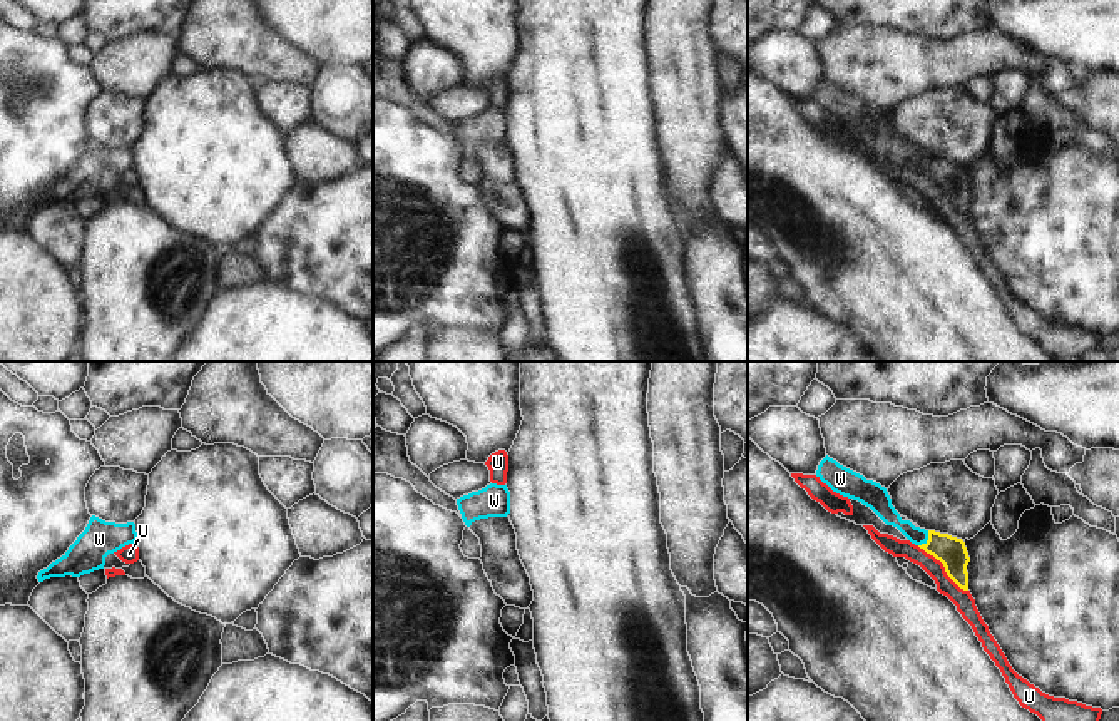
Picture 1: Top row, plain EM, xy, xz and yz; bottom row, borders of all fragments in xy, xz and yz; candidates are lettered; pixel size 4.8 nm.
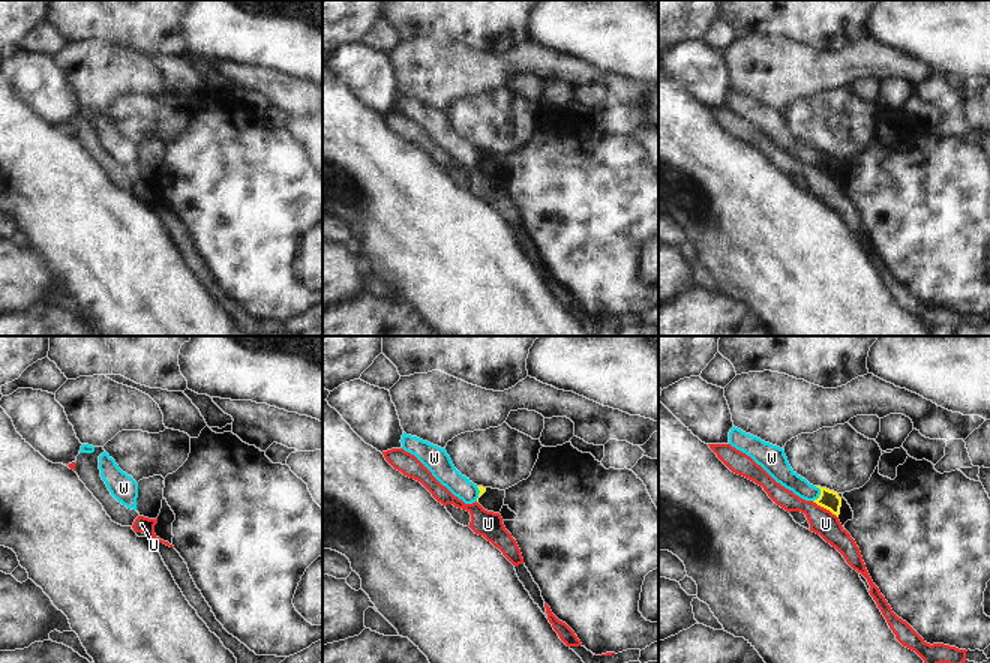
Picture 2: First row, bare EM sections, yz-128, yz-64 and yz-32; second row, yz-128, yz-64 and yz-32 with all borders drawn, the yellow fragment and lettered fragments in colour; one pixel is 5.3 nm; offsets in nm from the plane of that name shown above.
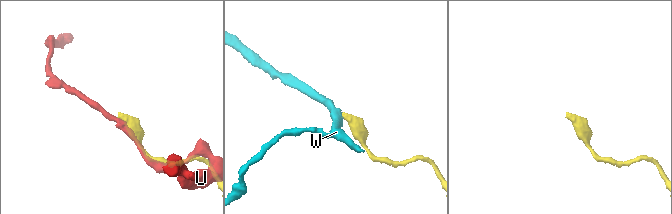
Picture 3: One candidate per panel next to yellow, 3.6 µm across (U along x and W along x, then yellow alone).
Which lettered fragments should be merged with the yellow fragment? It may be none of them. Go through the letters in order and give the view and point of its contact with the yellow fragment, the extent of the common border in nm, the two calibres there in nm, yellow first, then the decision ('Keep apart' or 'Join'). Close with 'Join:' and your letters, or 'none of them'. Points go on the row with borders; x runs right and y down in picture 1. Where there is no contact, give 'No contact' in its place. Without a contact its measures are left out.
U: Touches yellow at yz (944, 566). Shared border 340 nm. Thickness 140 nm (yellow) against 100 nm. Keep apart
W: Touches yellow at yz (929, 539). Shared border 90 nm. Thickness 140 nm (yellow) against 90 nm. Join
Join: W

